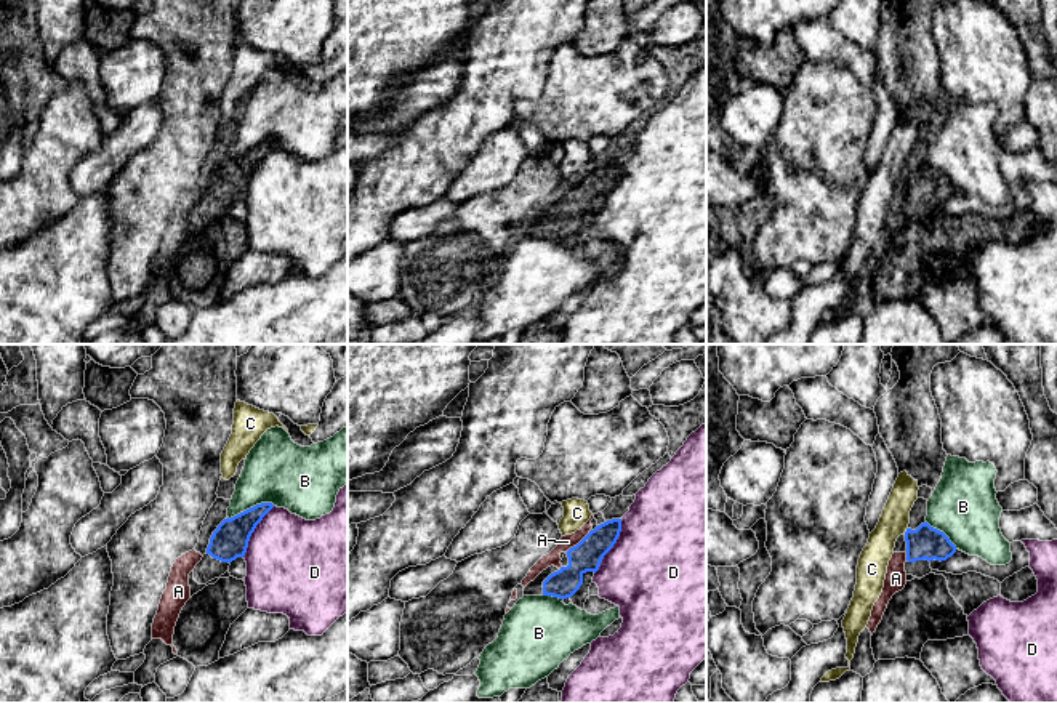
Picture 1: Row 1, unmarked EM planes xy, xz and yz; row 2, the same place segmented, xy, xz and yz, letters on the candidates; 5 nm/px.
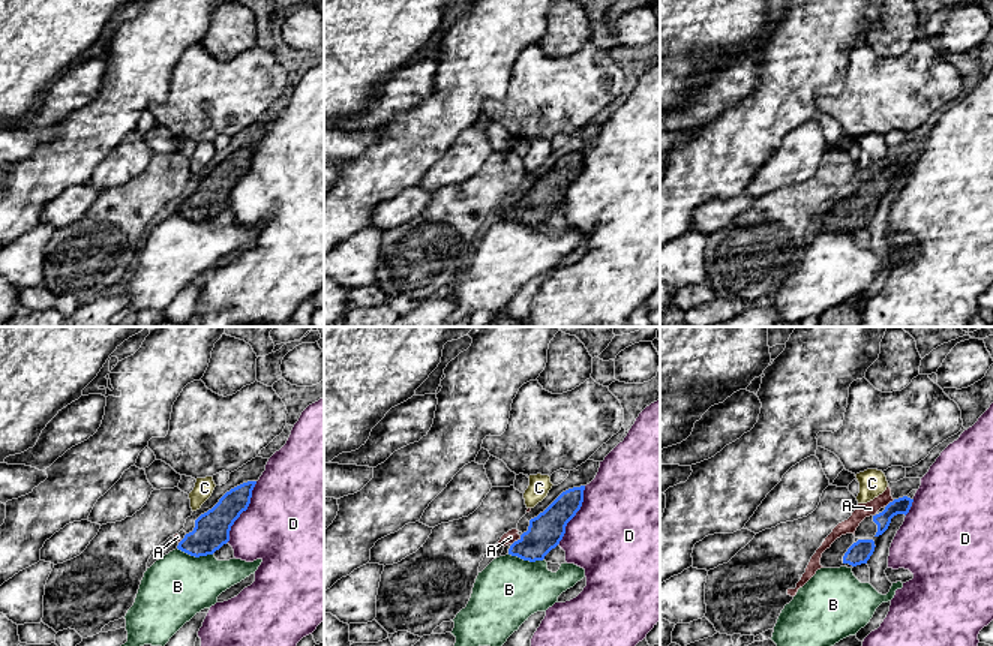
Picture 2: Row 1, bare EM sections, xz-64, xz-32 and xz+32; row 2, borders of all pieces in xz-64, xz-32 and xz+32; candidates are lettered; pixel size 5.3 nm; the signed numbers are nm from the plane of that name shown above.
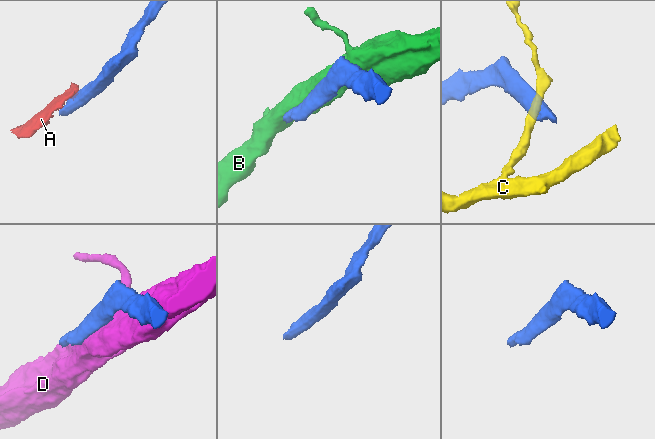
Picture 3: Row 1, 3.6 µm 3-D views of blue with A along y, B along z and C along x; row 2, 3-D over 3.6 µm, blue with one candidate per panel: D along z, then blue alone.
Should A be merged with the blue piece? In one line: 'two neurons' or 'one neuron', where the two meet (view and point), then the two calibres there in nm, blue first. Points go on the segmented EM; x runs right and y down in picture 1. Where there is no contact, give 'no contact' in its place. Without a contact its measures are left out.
one neuron; meets blue in xz at (580, 542); 160 nm thick on the blue side, 70 nm on the other

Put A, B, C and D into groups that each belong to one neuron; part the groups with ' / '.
A / B / C / D

